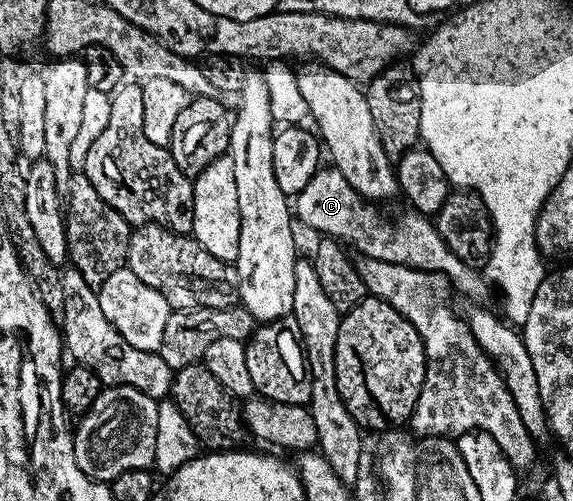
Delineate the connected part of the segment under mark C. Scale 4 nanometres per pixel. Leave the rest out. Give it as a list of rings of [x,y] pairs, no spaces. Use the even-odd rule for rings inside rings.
[[[320,167],[306,183],[306,187],[294,197],[294,217],[308,229],[317,229],[320,235],[327,235],[333,240],[349,243],[352,240],[361,256],[392,265],[410,266],[420,272],[432,275],[444,272],[456,284],[460,293],[468,297],[476,297],[483,291],[486,281],[475,273],[469,262],[458,259],[446,247],[442,235],[438,235],[435,224],[425,214],[413,209],[406,209],[392,223],[381,219],[374,211],[375,206],[346,183],[342,171],[334,167]]]

